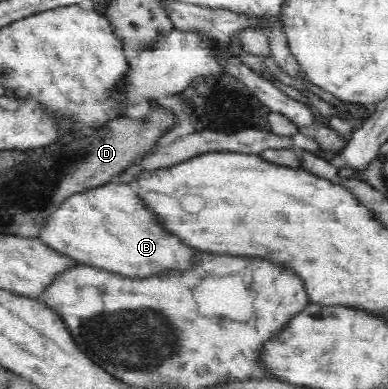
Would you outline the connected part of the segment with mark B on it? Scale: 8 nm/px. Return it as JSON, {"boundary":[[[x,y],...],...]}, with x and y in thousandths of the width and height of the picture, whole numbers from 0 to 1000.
{"boundary":[[[281,468],[180,504],[134,553],[124,553],[124,568],[103,589],[98,609],[124,635],[206,679],[255,686],[320,710],[402,707],[402,697],[433,697],[433,686],[454,686],[454,697],[485,697],[485,686],[495,686],[500,640],[469,625],[454,604],[423,591],[405,568],[402,550],[381,540],[351,501],[343,476]]]}

